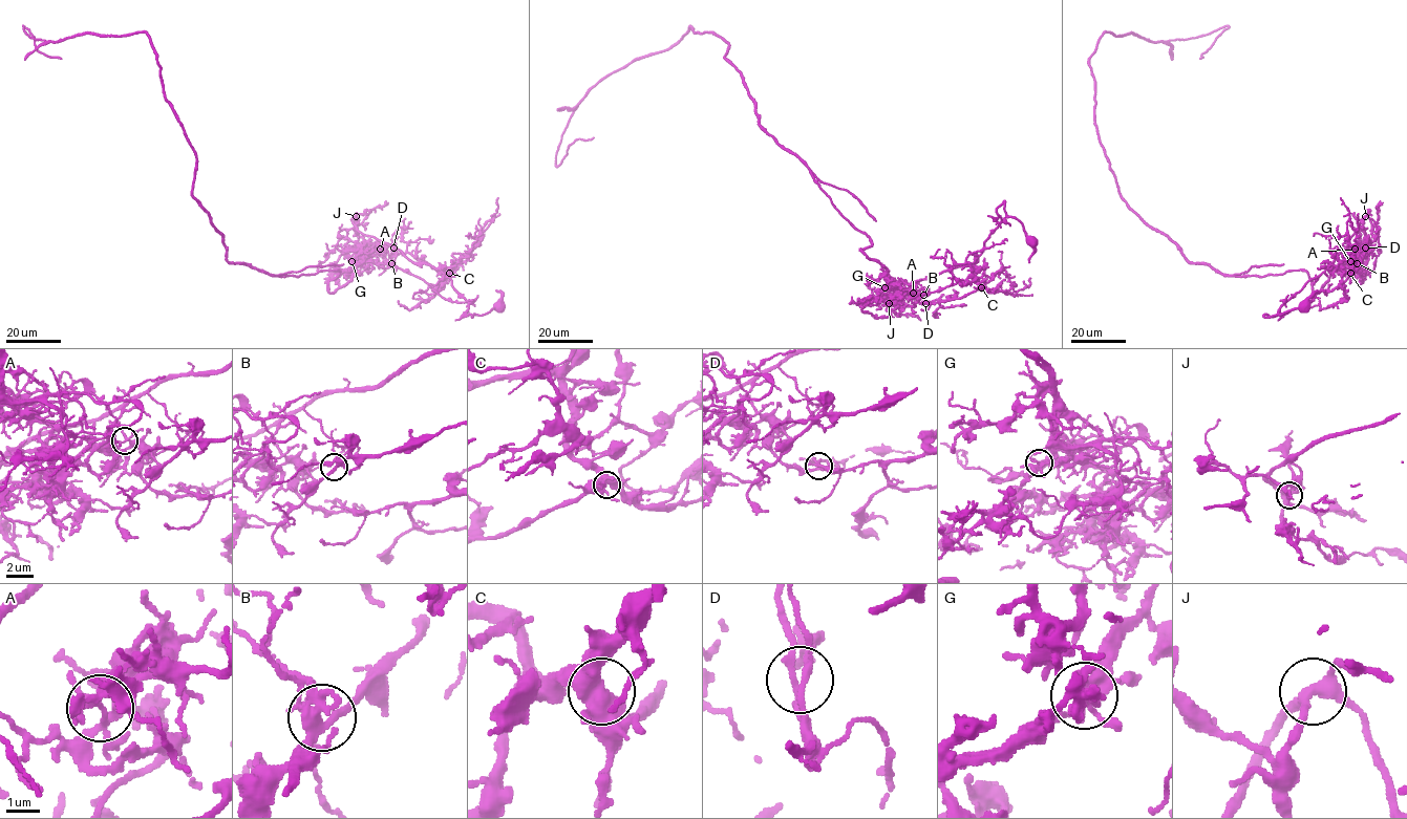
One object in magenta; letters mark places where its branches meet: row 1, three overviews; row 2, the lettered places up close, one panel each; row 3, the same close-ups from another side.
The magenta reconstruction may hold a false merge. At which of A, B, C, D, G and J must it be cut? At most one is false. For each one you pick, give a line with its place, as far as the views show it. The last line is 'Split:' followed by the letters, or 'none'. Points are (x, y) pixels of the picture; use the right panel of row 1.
A: at (1355, 249)
Split: A

